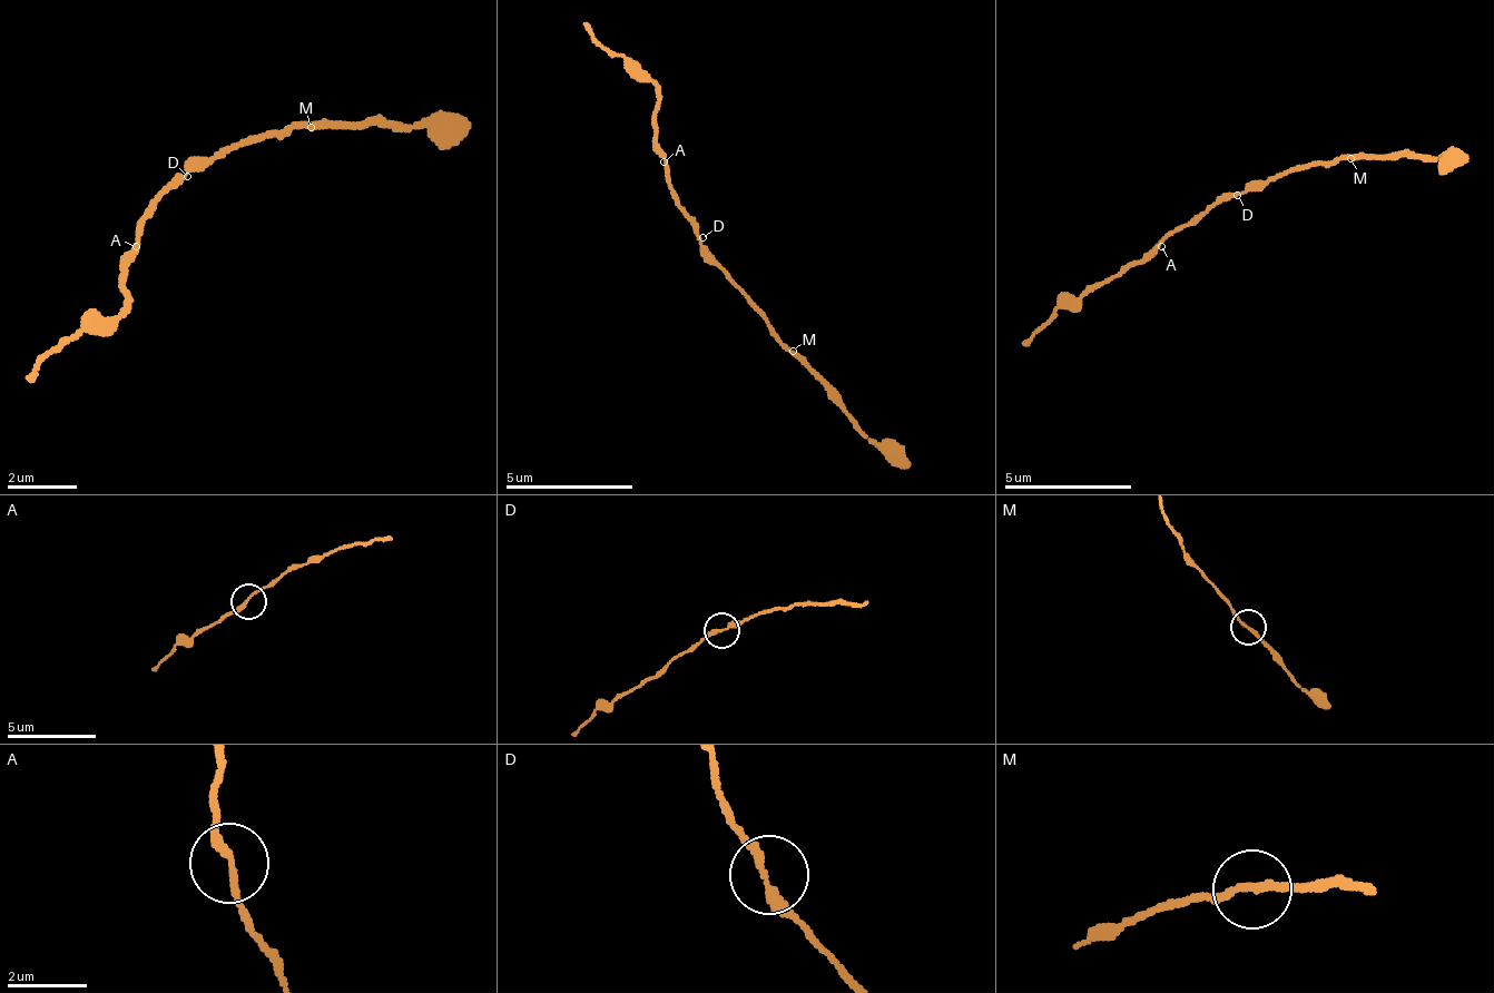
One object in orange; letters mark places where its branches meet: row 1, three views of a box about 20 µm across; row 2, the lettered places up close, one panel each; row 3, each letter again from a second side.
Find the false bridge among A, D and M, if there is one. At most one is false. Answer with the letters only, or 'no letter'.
M

